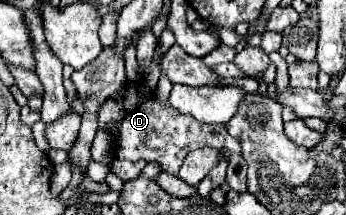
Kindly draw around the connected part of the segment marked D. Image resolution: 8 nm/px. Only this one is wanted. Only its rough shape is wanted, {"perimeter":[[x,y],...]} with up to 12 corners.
{"perimeter":[[144,85],[100,107],[116,157],[176,175],[188,151],[226,149],[246,191],[246,161],[224,125],[160,105]]}

